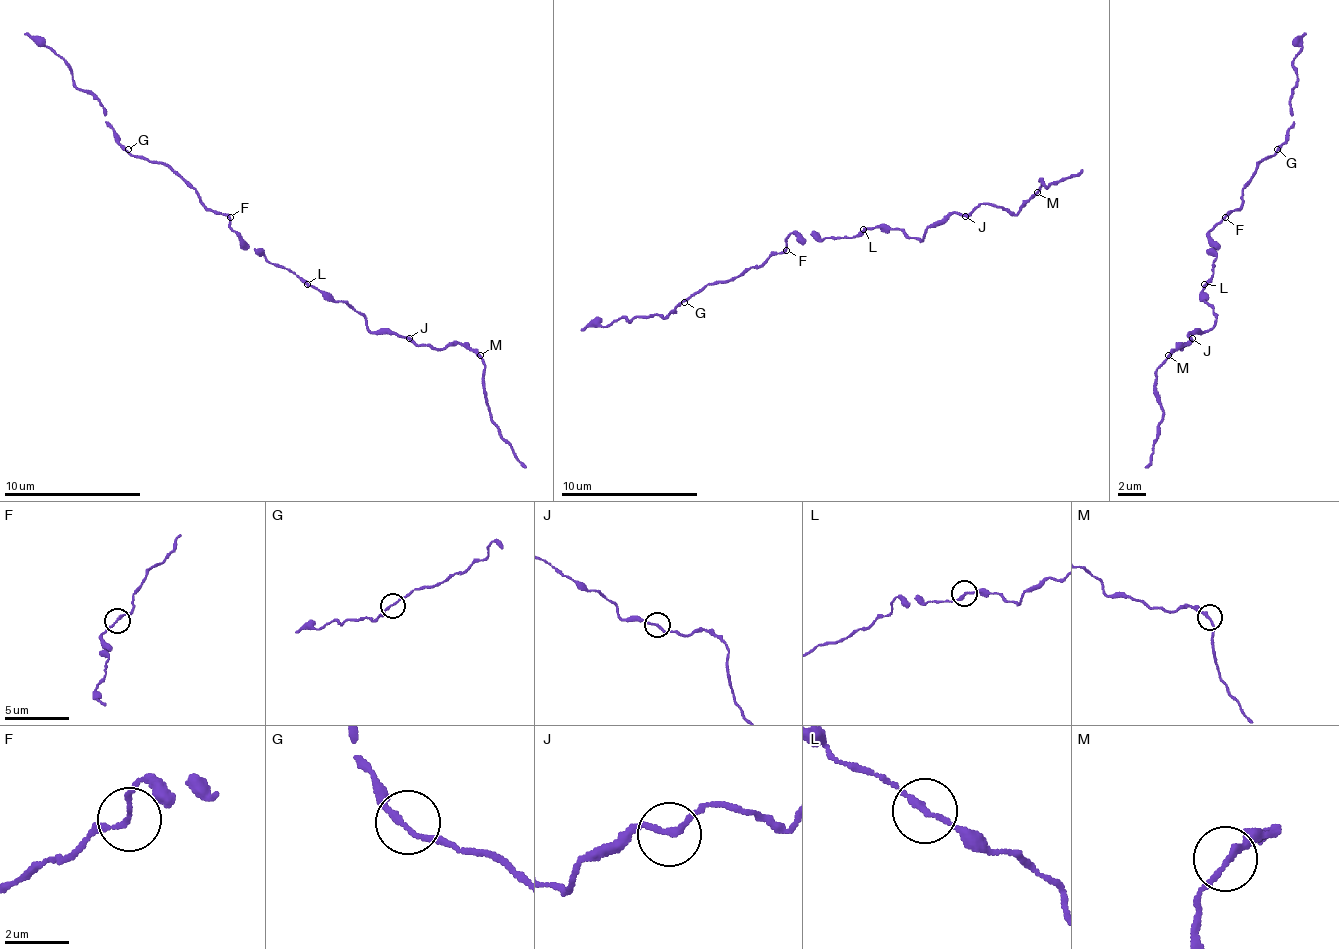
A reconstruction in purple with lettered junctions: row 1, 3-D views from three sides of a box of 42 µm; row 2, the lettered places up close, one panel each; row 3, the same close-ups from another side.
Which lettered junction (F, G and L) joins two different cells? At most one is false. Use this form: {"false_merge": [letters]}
{"false_merge": []}

